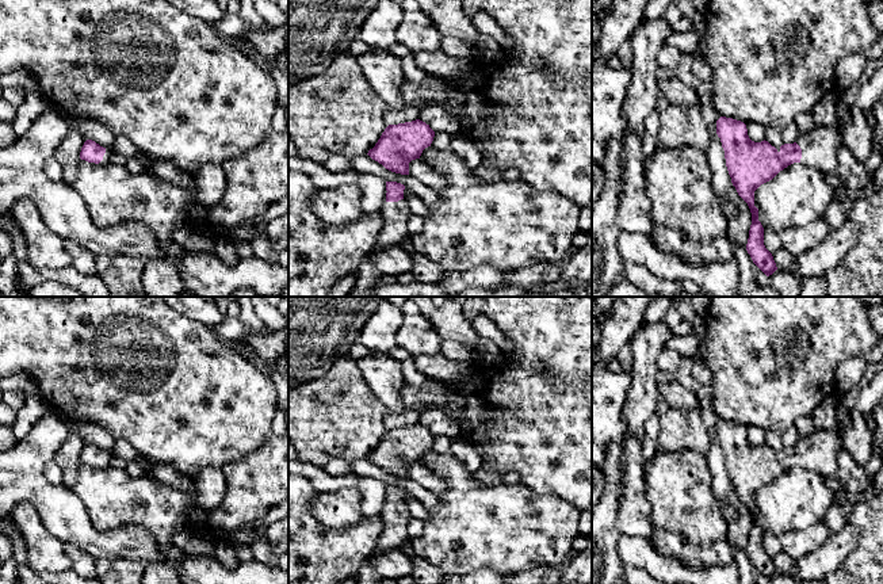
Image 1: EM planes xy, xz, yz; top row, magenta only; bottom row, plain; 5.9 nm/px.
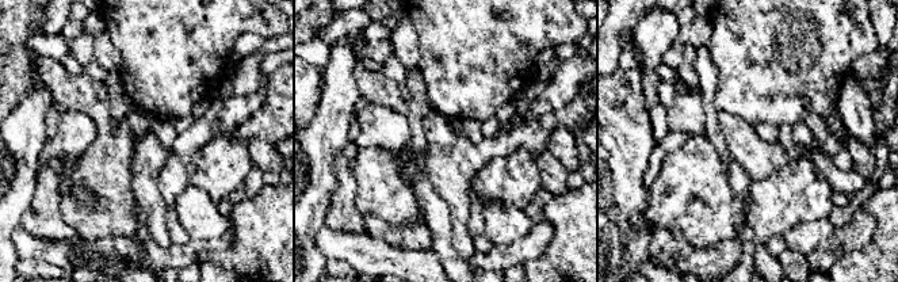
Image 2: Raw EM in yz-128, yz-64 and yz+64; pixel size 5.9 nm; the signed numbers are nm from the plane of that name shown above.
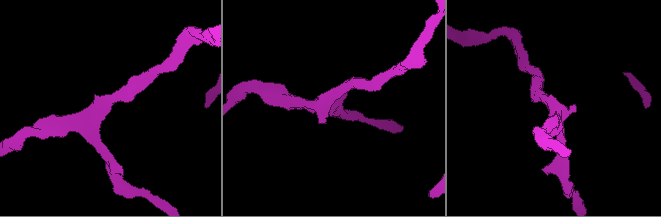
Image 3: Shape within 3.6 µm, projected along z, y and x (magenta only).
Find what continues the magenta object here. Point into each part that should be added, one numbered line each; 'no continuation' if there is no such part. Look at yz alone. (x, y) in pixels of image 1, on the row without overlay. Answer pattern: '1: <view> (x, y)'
1: yz (820, 450)

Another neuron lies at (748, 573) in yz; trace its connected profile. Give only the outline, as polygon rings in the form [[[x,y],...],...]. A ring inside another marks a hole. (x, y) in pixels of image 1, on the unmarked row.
[[[734,549],[734,562],[738,566],[739,584],[768,584],[768,580],[753,566],[746,550]]]

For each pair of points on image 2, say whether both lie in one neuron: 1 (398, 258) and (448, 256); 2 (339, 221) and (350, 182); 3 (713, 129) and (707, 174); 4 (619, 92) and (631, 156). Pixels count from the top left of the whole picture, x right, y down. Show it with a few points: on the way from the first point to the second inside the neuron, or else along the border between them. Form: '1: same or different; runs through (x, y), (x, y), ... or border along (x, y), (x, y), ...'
1: different; border along (432, 248), (443, 267)
2: same; runs through (343, 212), (347, 191)
3: different; border along (704, 136), (715, 148), (726, 171)
4: same; runs through (627, 109), (629, 140)

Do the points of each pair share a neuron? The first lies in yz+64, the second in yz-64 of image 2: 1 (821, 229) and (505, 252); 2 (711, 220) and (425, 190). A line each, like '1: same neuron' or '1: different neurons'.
1: different neurons
2: different neurons

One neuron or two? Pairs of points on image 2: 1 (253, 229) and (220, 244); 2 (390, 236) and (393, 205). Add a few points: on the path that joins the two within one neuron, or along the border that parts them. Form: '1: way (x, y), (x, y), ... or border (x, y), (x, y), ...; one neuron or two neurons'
1: border (232, 229), (232, 244), (228, 248), (203, 251); two neurons
2: border (420, 208), (420, 218), (413, 224), (365, 216); two neurons

